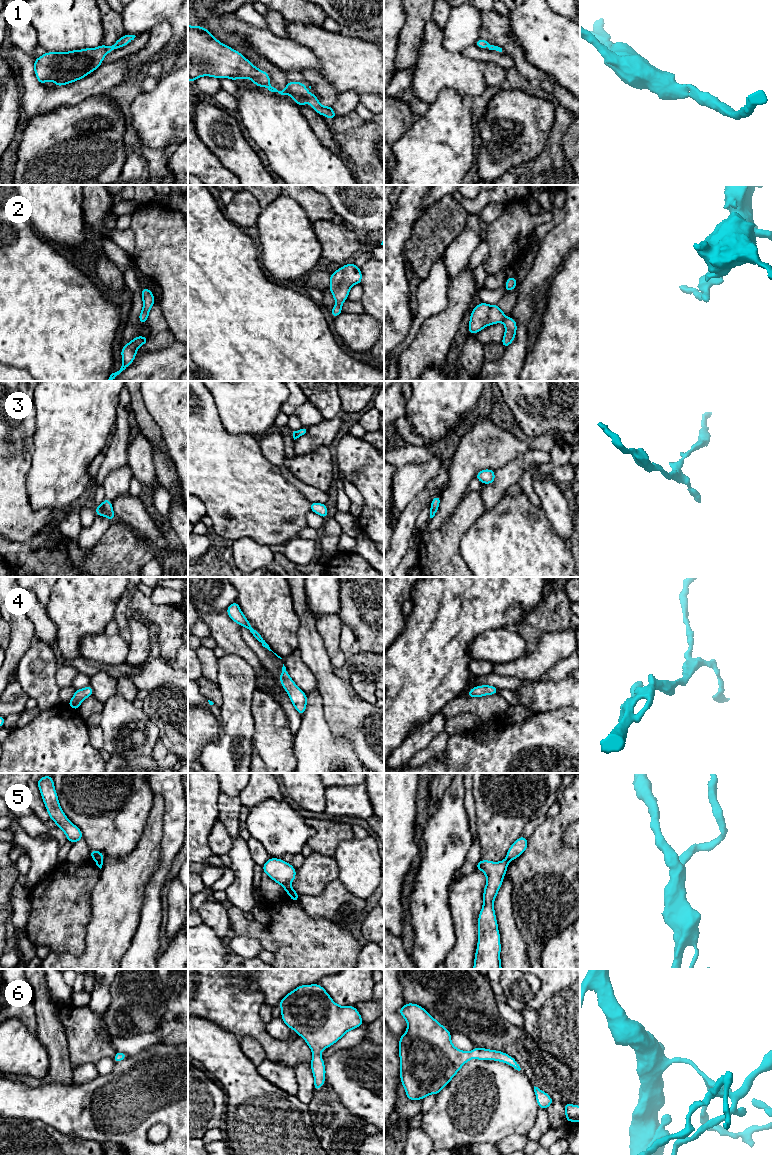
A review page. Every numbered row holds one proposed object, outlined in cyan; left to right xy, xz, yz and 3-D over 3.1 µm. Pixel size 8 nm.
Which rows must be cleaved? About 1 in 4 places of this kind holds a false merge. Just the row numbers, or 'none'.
5

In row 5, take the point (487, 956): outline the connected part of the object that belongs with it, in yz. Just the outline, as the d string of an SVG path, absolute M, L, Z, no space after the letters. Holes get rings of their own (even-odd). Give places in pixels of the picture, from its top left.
M480 860L475 869L486 875L483 891L483 906L478 917L478 942L473 969L502 969L501 943L498 923L494 910L494 900L502 886L509 861Z

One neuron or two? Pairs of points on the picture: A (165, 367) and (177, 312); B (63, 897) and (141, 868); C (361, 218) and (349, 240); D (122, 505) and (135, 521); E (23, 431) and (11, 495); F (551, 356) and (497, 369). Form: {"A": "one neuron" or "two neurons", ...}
{"A": "two neurons", "B": "two neurons", "C": "two neurons", "D": "one neuron", "E": "one neuron", "F": "two neurons"}

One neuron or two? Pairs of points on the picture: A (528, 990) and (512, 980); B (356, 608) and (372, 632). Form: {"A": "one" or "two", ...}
{"A": "one", "B": "one"}

